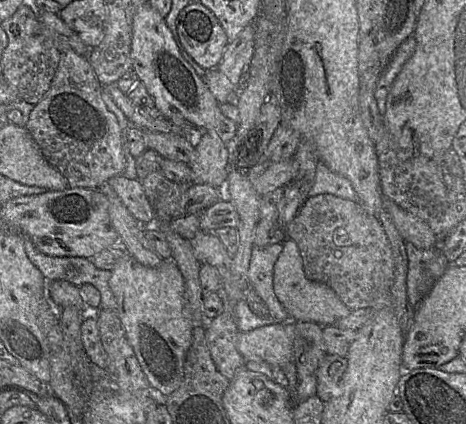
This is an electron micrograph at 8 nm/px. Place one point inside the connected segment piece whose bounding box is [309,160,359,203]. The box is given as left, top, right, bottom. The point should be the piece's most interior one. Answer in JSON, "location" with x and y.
{"location":[326,181]}

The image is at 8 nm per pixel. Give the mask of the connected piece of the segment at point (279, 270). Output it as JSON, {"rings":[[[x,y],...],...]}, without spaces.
{"rings":[[[287,238],[282,244],[283,249],[274,265],[273,289],[280,303],[287,310],[290,318],[295,322],[310,321],[324,327],[335,325],[338,320],[347,317],[351,313],[351,310],[340,300],[330,286],[307,278],[303,268],[303,260],[296,242]]]}

